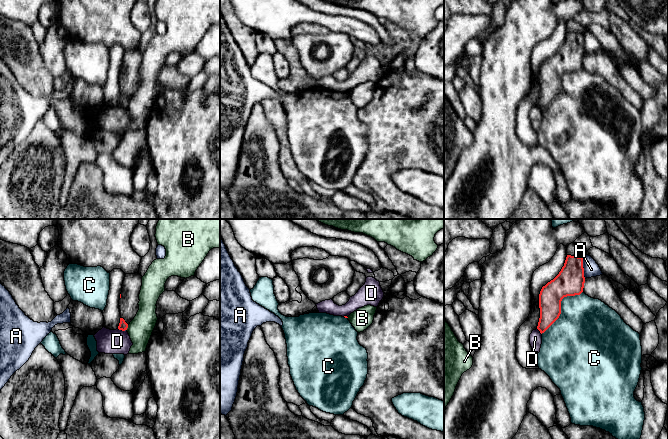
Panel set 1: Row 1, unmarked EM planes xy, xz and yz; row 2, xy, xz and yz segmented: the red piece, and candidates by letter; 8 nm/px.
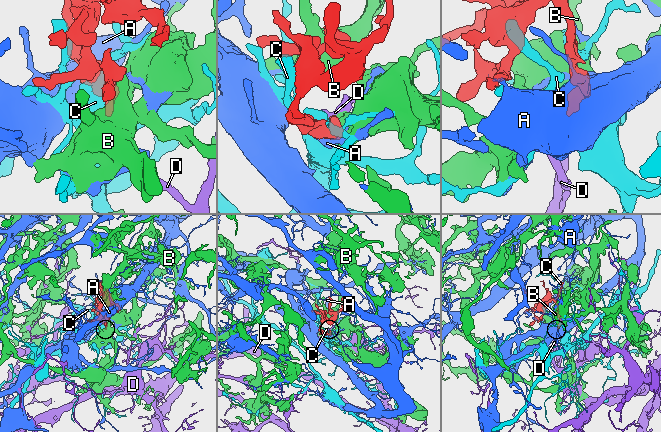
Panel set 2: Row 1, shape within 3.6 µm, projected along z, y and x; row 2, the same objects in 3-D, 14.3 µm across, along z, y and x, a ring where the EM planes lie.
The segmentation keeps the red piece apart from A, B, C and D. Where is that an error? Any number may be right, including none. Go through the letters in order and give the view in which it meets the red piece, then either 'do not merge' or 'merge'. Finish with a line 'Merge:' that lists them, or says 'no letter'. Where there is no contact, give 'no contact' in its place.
A: contact in yz; do not merge
B: contact in xy; do not merge
C: contact in yz; do not merge
D: contact in xy; do not merge
Merge: no letter

